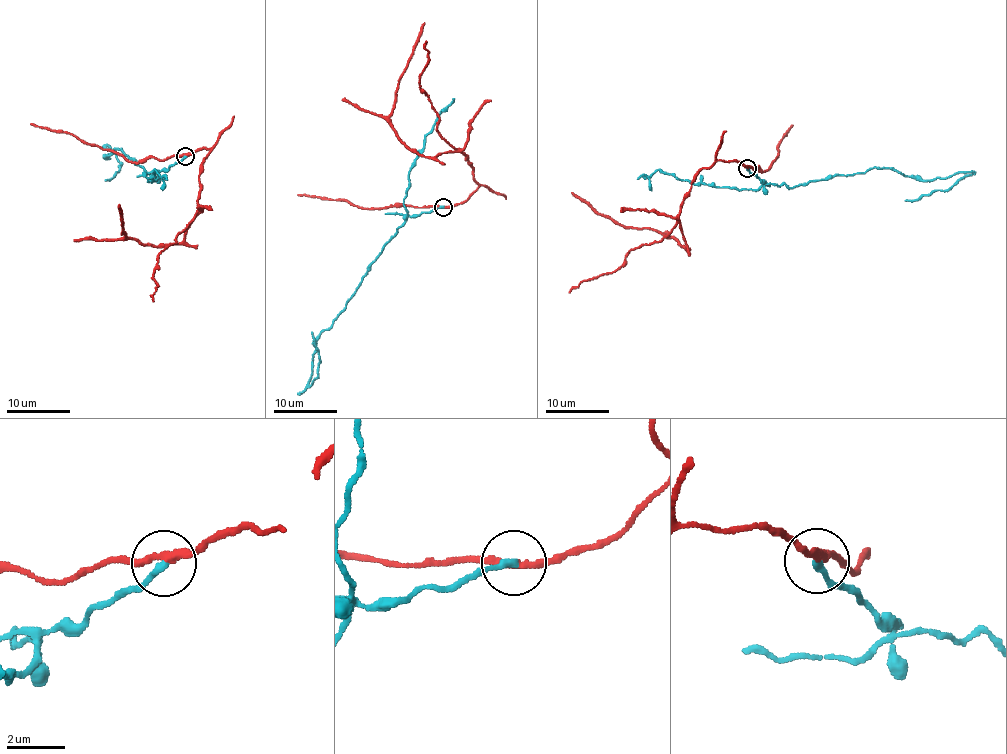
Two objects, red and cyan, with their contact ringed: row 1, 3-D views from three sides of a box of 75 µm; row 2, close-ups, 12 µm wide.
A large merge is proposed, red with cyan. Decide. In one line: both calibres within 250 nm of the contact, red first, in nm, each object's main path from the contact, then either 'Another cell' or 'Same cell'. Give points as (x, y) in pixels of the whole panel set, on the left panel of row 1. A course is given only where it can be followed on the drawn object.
Thickness 220 nm (red) against 240 nm. Course of red: (186, 156), (211, 148), (202, 163), (197, 215), (182, 241), (144, 245), (124, 237), (119, 204). Course of cyan: (186, 156), (159, 172), (147, 173), (121, 148), (106, 158), (112, 152), (110, 146), (121, 165), (104, 180). Another cell

